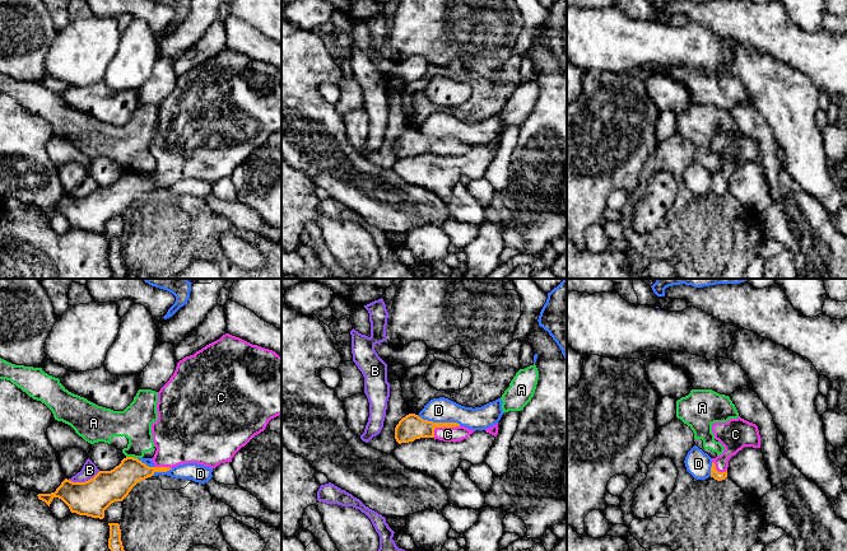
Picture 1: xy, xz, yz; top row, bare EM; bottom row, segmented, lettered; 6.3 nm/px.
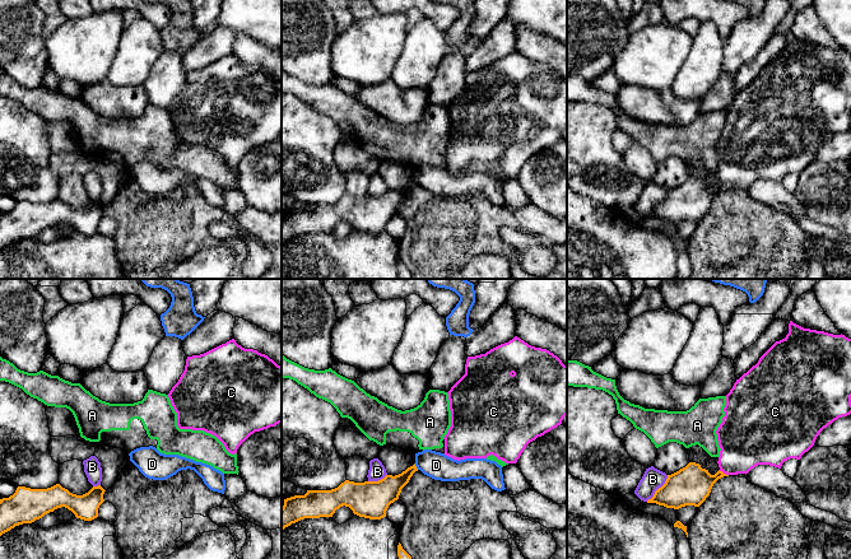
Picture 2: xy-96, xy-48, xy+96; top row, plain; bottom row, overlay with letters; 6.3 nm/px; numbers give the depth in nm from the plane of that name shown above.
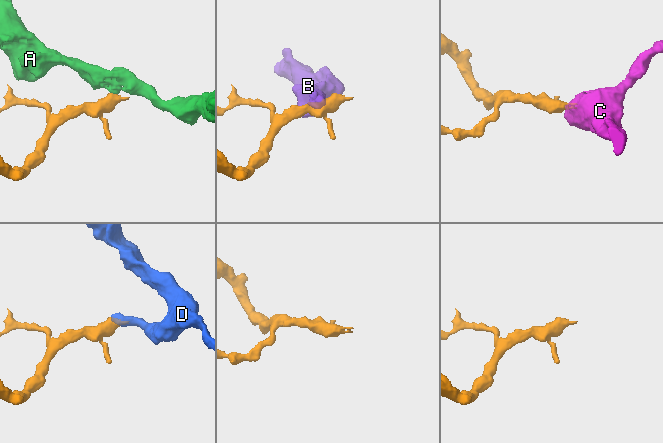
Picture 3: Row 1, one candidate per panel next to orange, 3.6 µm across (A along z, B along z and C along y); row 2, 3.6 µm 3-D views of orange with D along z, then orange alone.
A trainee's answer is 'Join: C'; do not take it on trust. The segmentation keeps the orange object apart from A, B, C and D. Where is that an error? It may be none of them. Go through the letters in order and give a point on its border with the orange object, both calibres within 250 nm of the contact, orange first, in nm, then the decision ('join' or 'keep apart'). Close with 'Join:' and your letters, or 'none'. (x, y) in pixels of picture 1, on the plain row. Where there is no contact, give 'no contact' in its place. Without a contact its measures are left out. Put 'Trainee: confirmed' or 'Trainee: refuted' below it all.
A: meets orange in xy at (131, 172); 200 nm thick on the orange side, 220 nm on the other; keep apart
B: meets orange in xy at (85, 196); 220 nm thick on the orange side, 100 nm on the other; keep apart
C: meets orange in xz at (442, 141); 160 nm thick on the orange side, 100 nm on the other; join
D: meets orange in xz at (438, 138); 160 nm thick on the orange side, 160 nm on the other; keep apart
Join: C
Trainee: confirmed

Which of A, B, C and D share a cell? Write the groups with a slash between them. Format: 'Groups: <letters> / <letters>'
Groups: A / B / C / D

